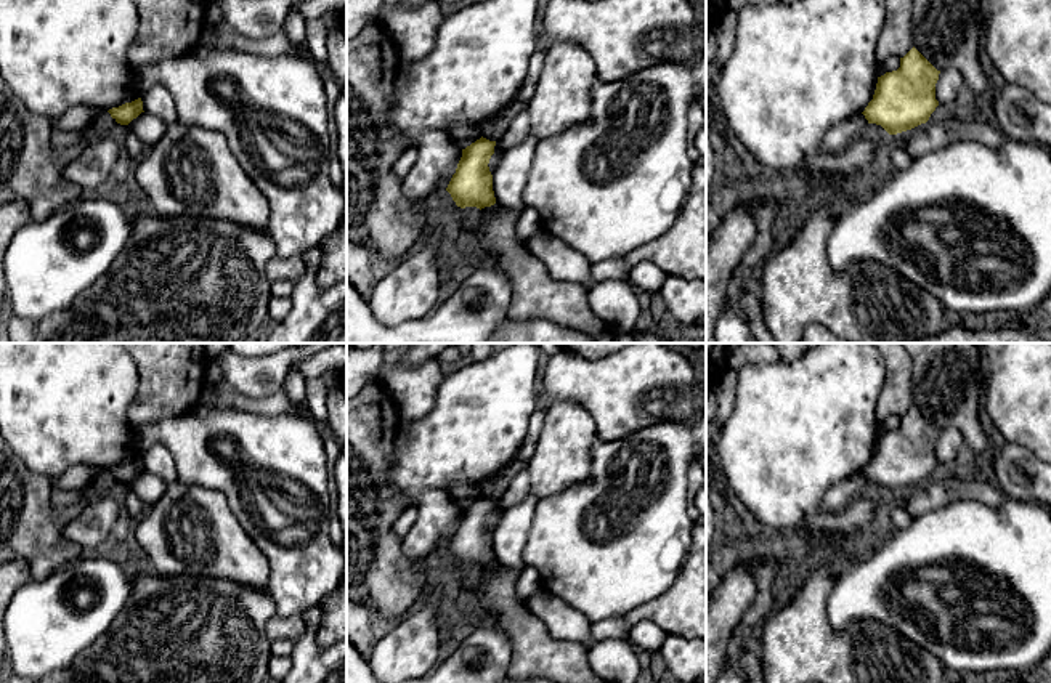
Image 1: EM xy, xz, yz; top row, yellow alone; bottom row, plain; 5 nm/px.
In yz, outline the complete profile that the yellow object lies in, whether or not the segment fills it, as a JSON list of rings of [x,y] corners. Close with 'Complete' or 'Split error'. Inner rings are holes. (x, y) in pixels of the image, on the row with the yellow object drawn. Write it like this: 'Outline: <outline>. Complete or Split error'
Outline: [[[915,46],[900,58],[900,67],[878,77],[873,99],[862,112],[868,123],[897,135],[926,123],[939,106],[937,71]]]. Complete

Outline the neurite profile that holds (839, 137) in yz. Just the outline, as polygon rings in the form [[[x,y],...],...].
[[[863,114],[850,115],[847,120],[842,120],[831,127],[823,138],[822,151],[830,154],[839,154],[847,149],[868,125],[868,120]]]

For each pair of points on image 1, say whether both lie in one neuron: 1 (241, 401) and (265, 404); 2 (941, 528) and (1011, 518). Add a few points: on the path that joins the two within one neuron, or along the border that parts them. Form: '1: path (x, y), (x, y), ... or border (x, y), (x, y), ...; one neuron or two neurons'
1: path (247, 404), (259, 404); one neuron
2: path (958, 528), (994, 528); one neuron

